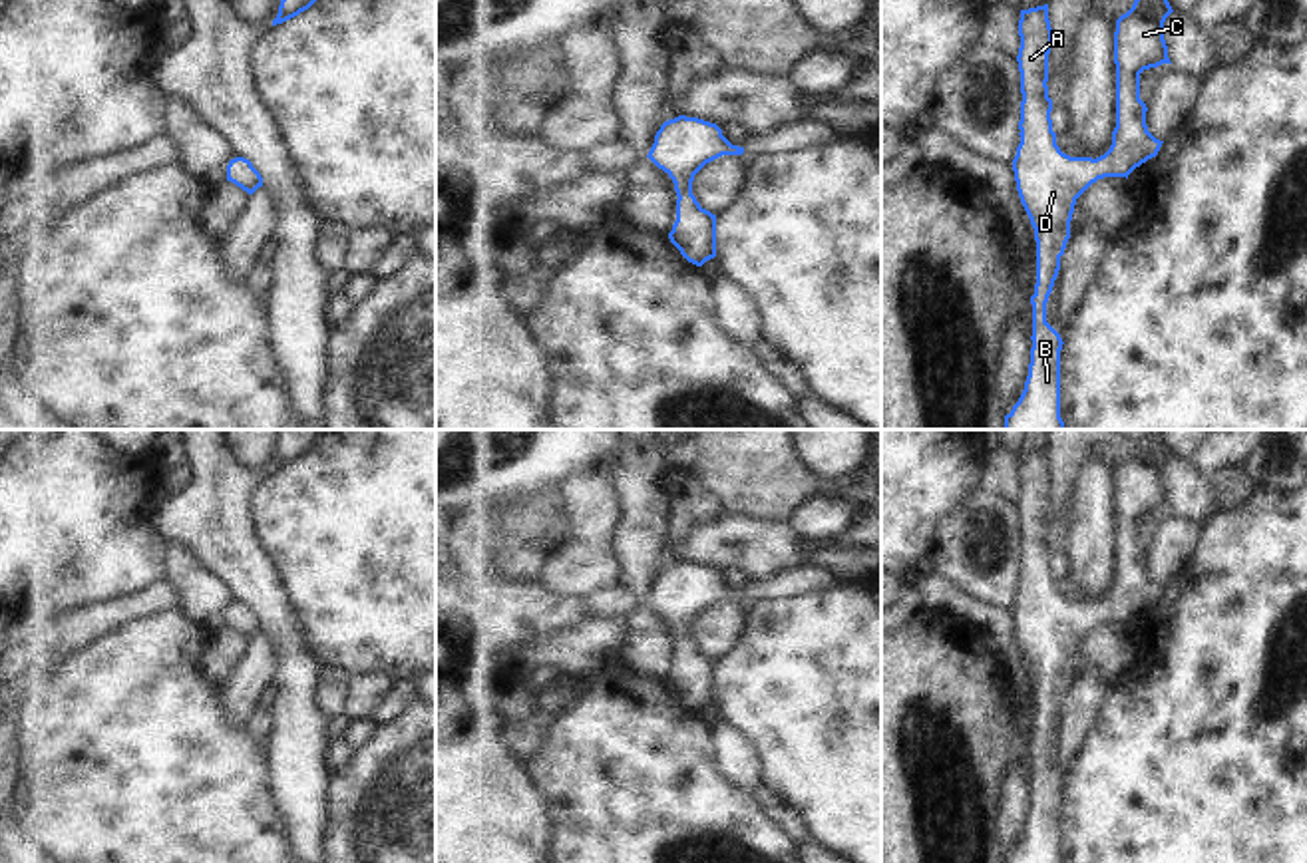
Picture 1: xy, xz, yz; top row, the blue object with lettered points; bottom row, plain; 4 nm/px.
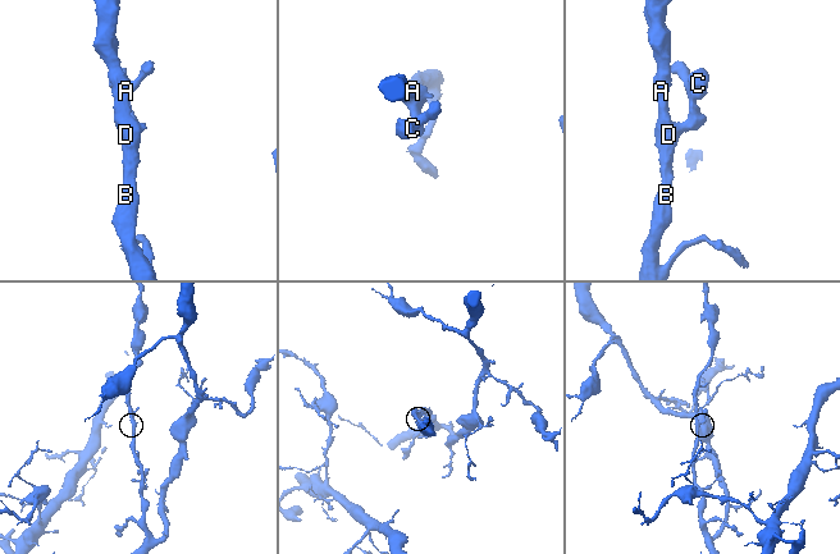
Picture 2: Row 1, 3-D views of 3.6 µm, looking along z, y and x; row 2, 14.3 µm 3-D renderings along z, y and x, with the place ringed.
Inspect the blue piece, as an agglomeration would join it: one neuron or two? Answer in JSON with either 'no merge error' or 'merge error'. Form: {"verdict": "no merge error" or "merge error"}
{"verdict": "no merge error"}

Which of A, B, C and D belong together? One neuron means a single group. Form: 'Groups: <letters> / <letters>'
Groups: A B C D

